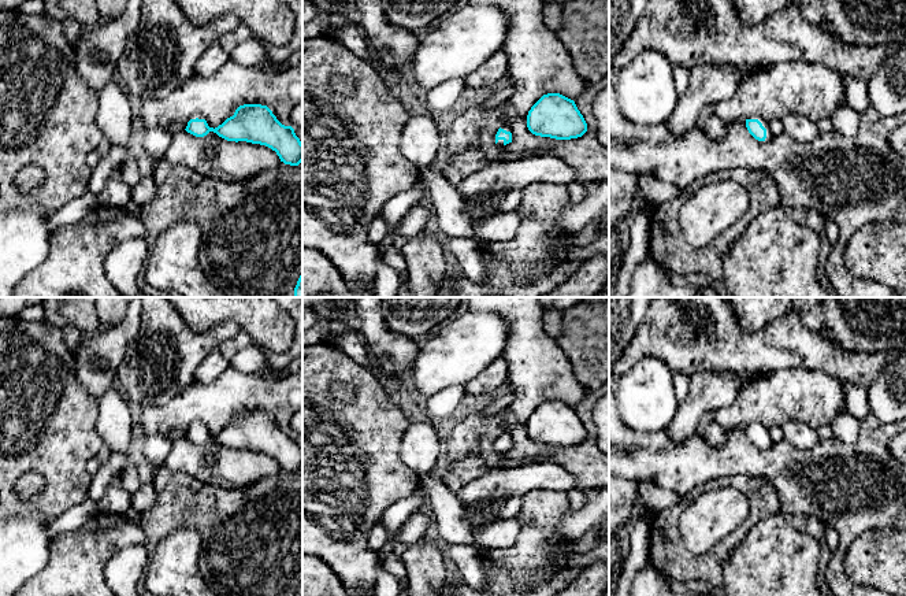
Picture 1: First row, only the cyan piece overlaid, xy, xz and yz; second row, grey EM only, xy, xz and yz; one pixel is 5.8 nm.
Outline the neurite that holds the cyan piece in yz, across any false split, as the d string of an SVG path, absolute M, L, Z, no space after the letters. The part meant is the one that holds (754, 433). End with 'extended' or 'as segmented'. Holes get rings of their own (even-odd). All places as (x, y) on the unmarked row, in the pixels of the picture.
M751 422L745 427L745 432L749 440L758 448L769 448L773 444L769 430L758 422Z; extended

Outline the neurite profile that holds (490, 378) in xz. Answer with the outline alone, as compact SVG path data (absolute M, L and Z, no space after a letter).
M500 358L465 384L465 392L468 395L494 395L506 382L506 377L508 363Z

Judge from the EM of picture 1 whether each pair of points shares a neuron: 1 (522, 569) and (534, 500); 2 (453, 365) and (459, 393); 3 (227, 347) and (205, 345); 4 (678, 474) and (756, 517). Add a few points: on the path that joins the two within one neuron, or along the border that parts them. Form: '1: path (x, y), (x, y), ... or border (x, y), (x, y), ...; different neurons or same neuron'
1: path (528, 552), (534, 540), (534, 517); same neuron
2: border (464, 384), (446, 387), (427, 398); different neurons
3: border (221, 343), (204, 358), (196, 370); different neurons
4: border (698, 485), (683, 496); different neurons

